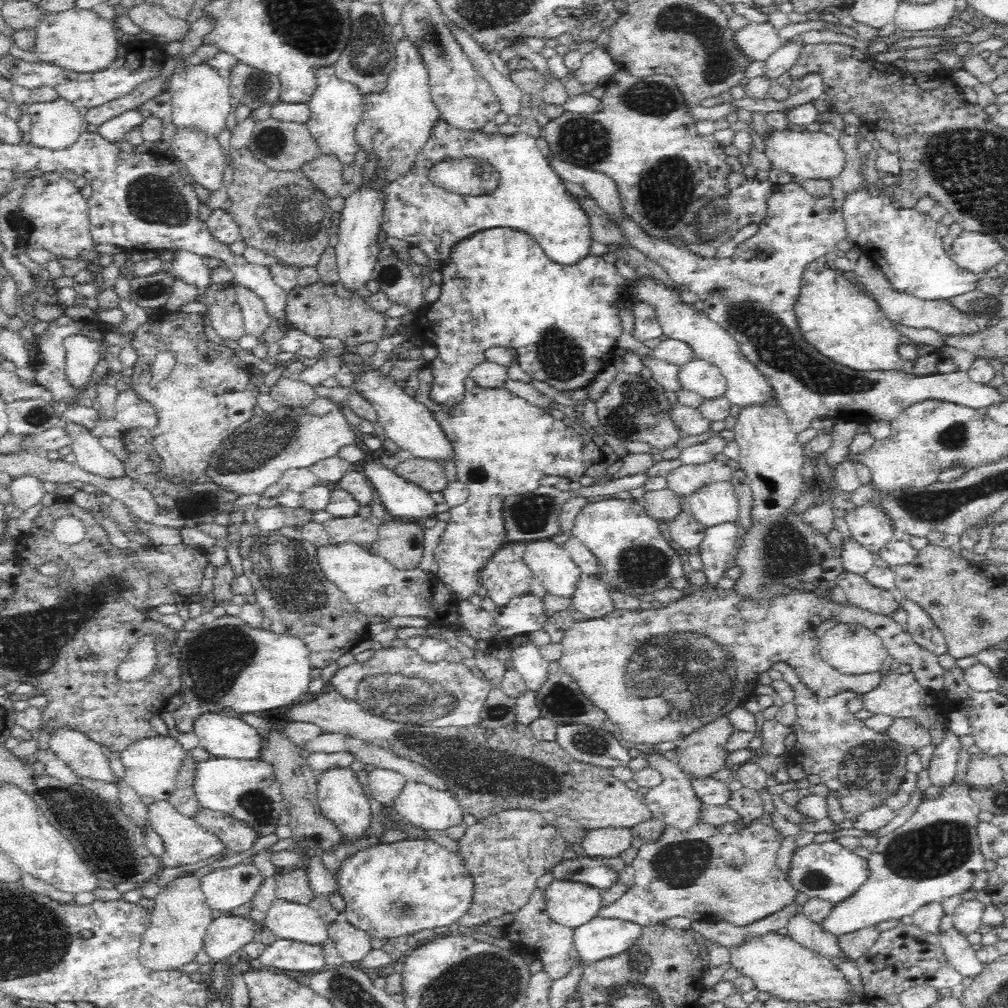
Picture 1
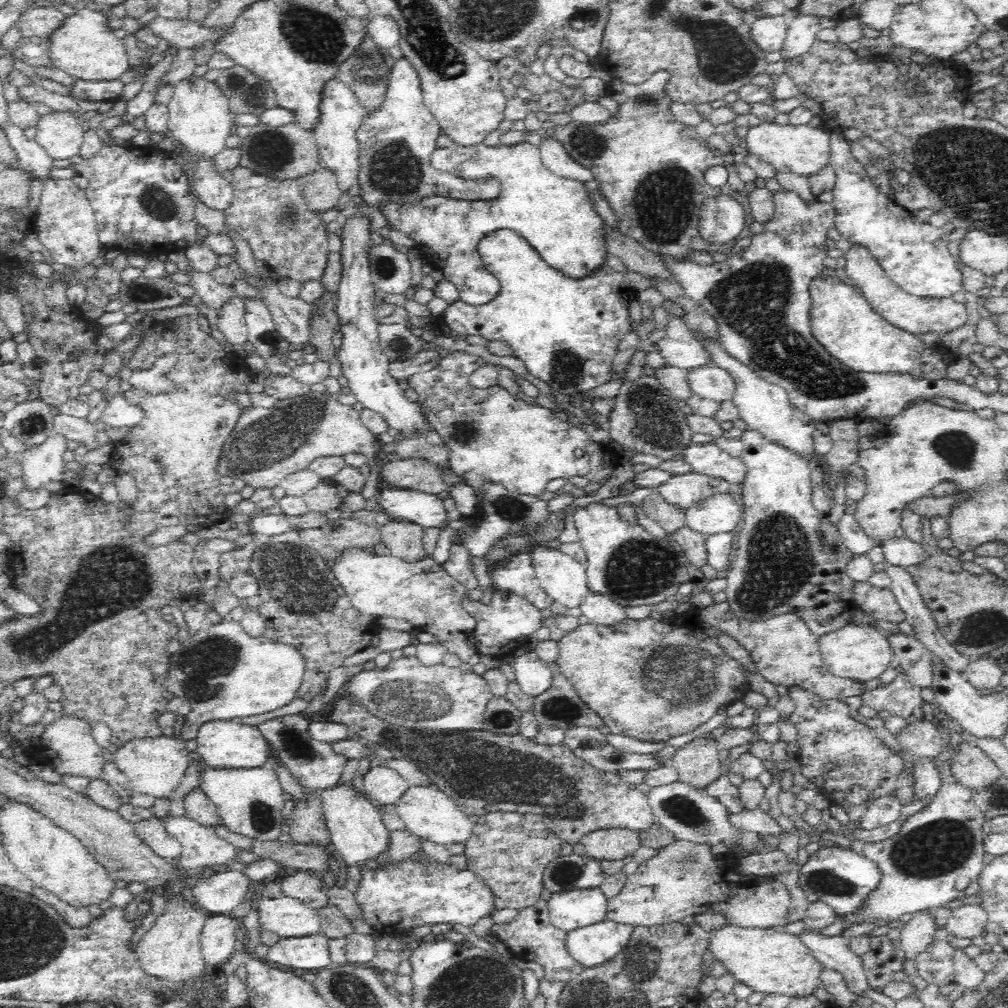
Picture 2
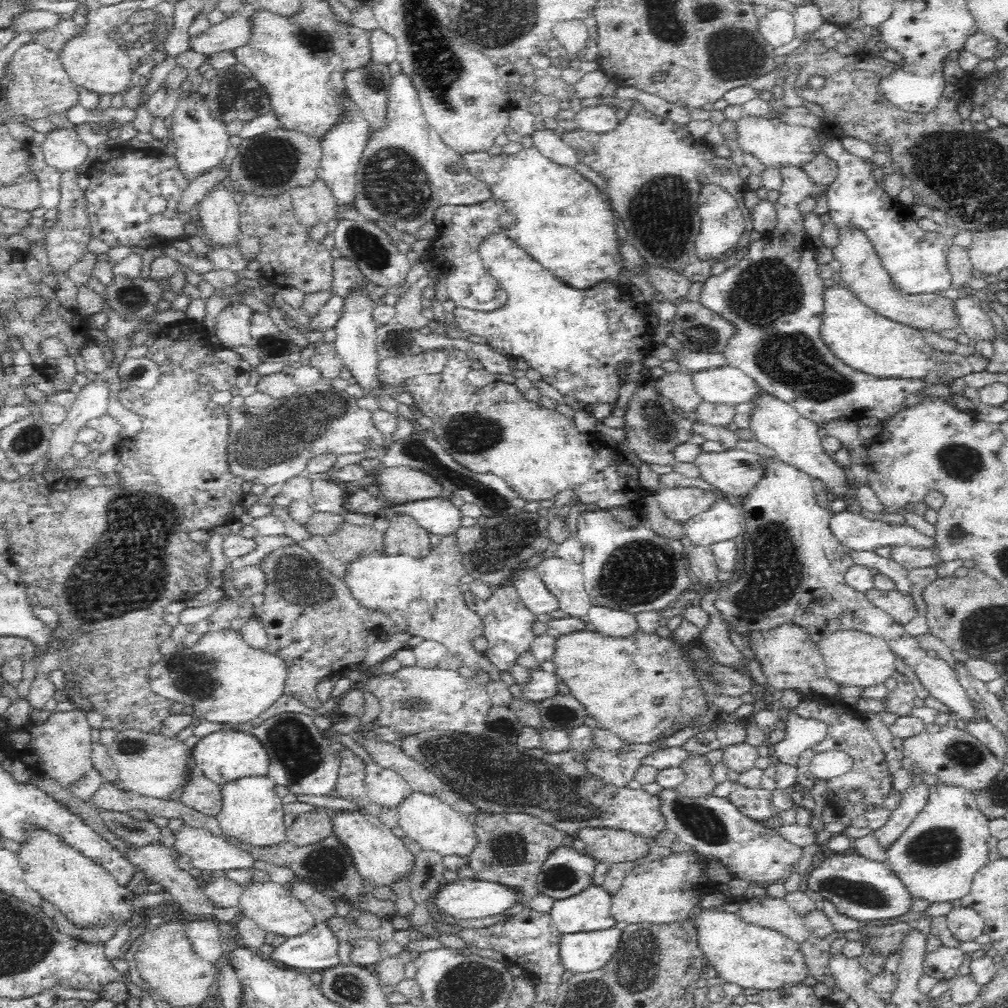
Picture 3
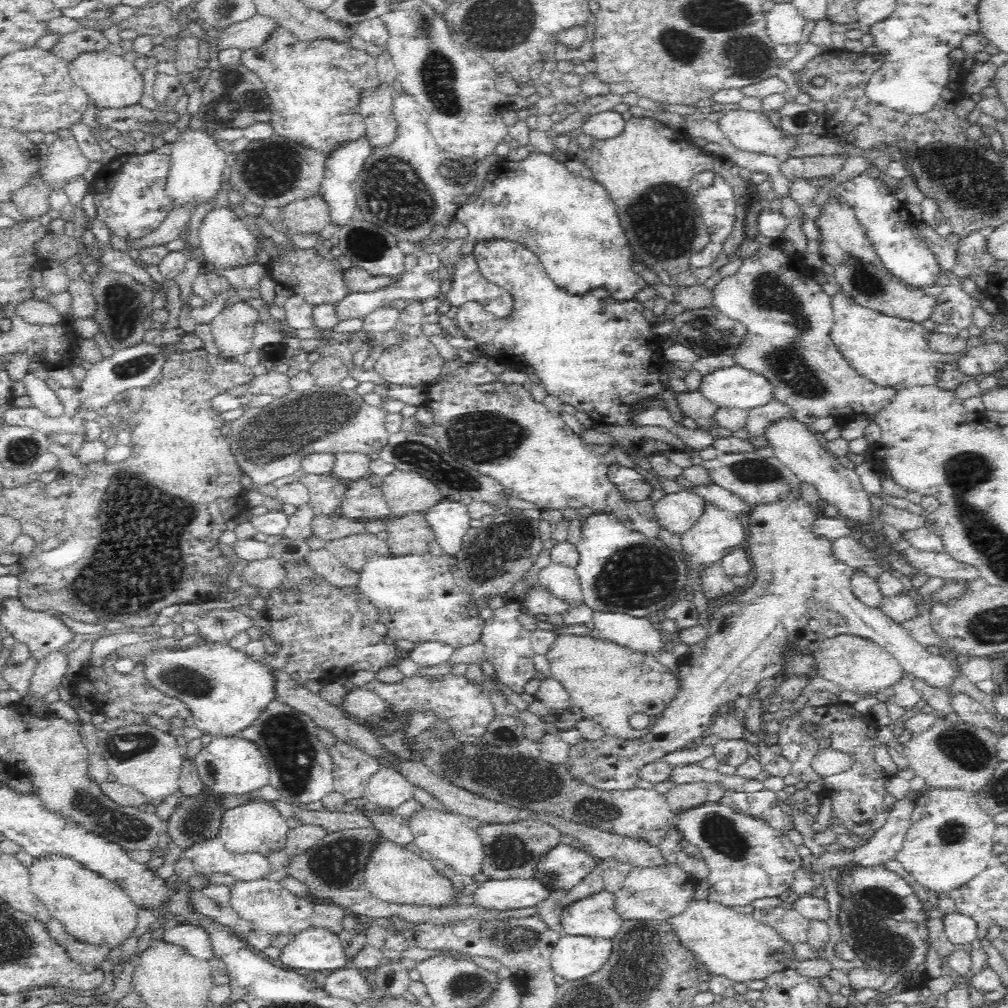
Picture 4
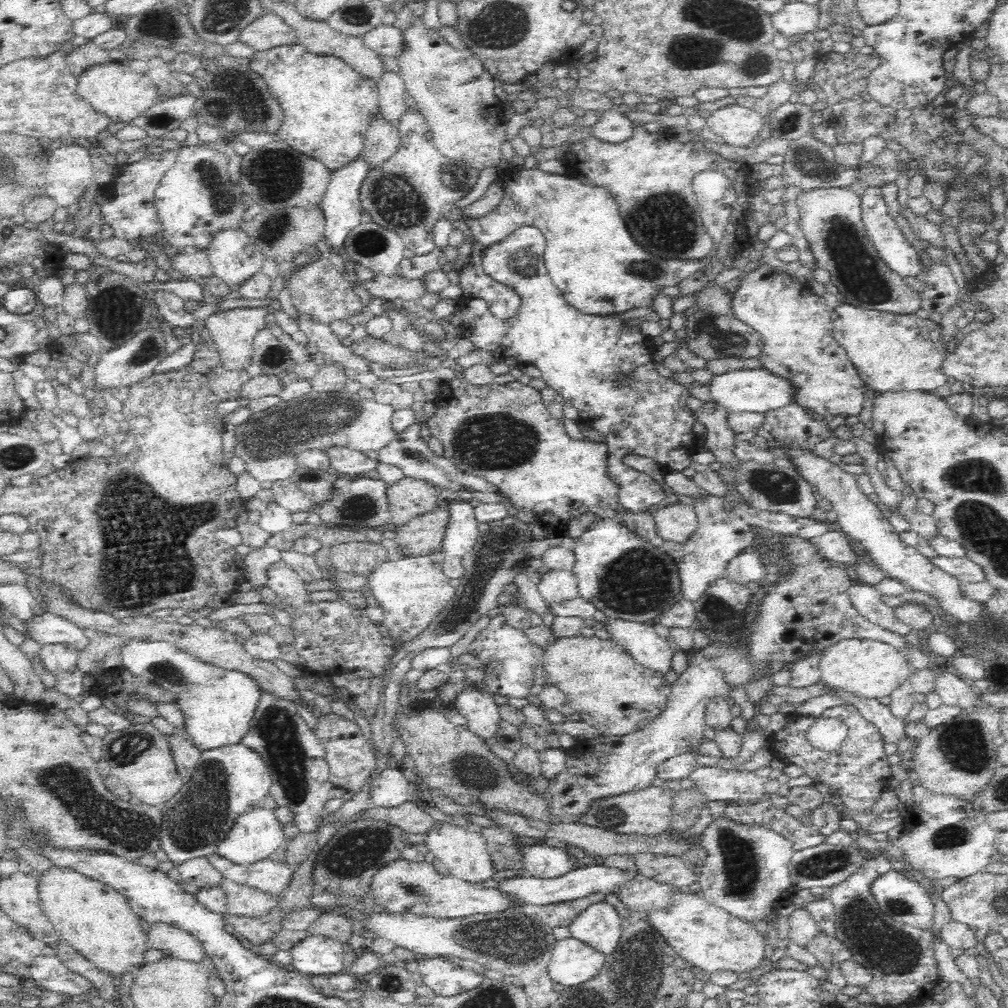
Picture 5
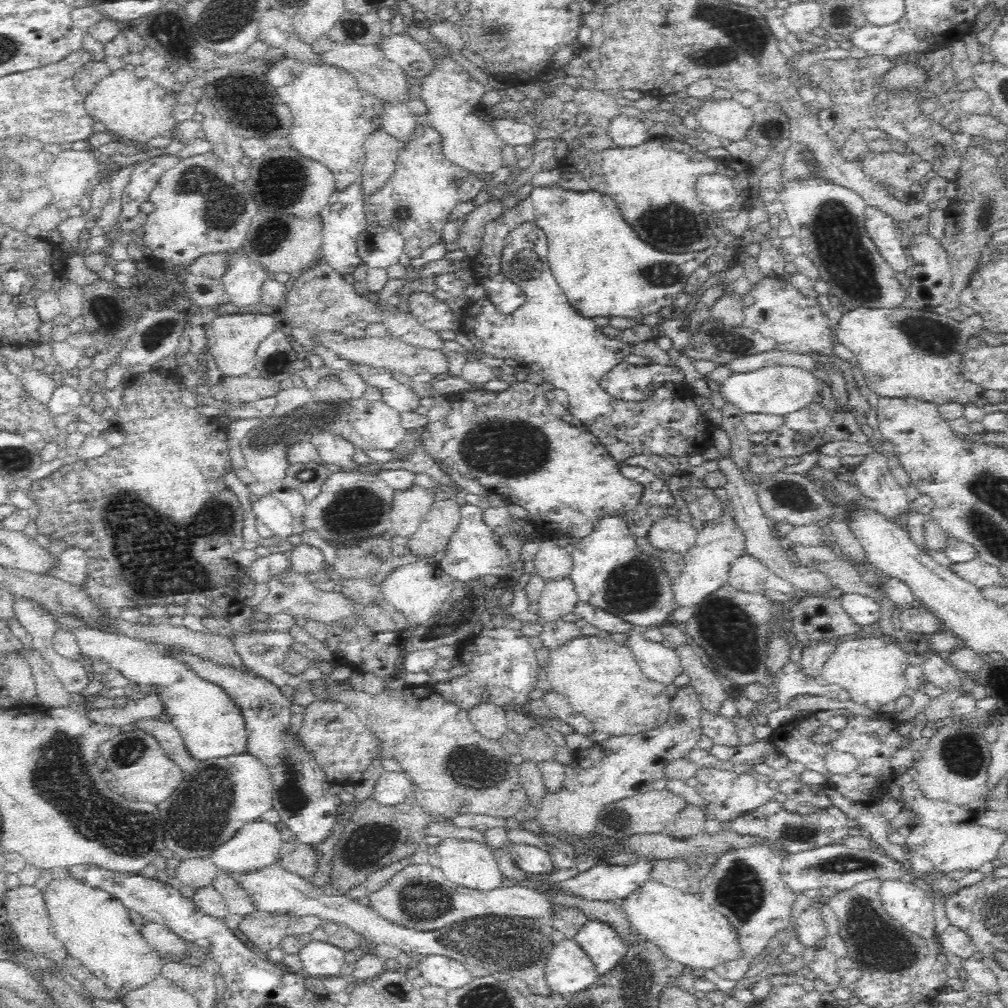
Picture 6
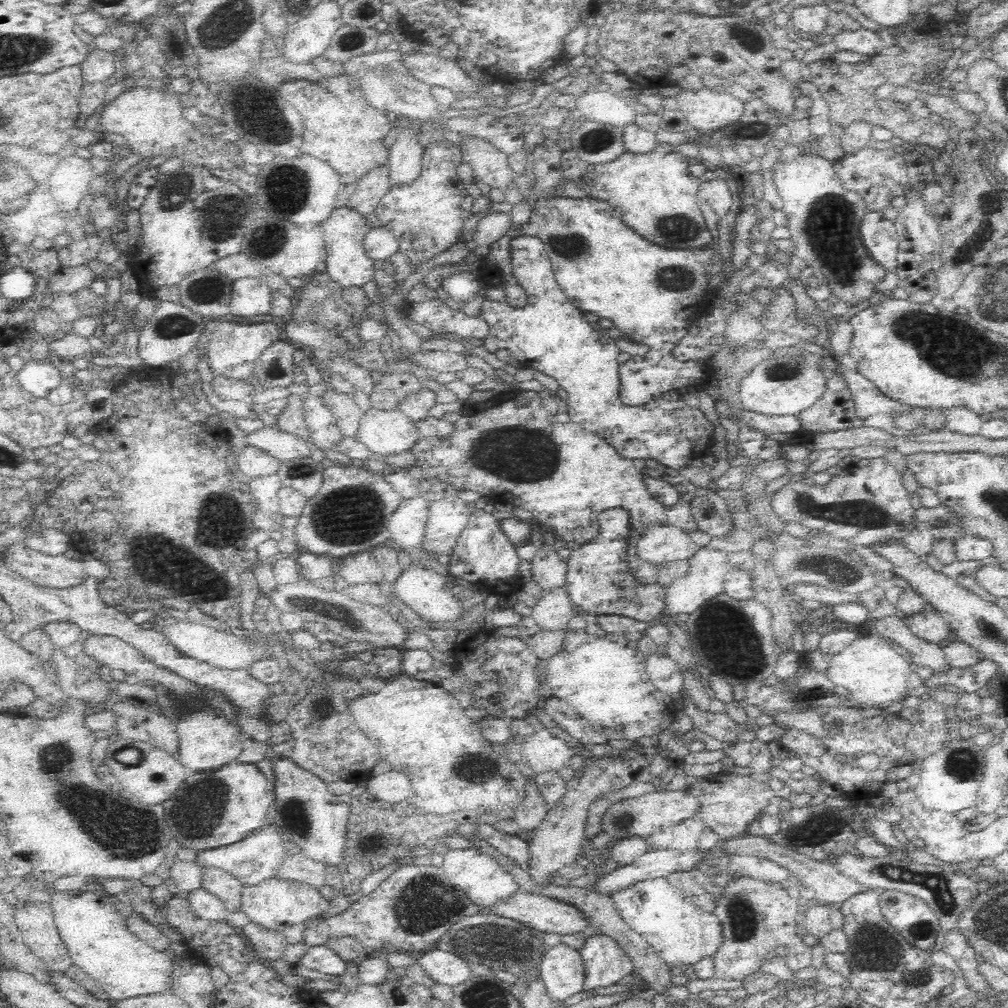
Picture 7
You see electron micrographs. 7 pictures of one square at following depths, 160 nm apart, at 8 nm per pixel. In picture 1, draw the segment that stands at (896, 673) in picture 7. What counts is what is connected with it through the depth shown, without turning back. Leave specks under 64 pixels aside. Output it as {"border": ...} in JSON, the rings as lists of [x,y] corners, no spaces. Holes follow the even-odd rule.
{"border":[[[838,623],[819,638],[819,652],[822,660],[841,674],[874,674],[882,669],[888,651],[881,637],[858,623]]]}

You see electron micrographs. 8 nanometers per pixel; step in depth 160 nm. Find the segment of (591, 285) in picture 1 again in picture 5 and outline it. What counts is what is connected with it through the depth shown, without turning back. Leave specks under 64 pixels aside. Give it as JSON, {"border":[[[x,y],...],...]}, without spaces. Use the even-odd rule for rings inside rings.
{"border":[[[522,225],[516,228],[512,234],[509,234],[506,238],[502,239],[502,242],[490,246],[488,250],[485,250],[484,258],[482,258],[482,265],[484,265],[484,271],[488,273],[488,276],[492,277],[498,282],[504,283],[506,286],[512,287],[521,296],[521,307],[518,312],[502,320],[496,318],[489,309],[487,302],[485,300],[478,299],[462,299],[458,305],[458,309],[461,315],[462,322],[460,327],[462,328],[461,334],[463,338],[466,338],[472,345],[479,350],[491,352],[495,355],[495,358],[500,361],[507,361],[509,357],[517,358],[518,362],[534,363],[534,366],[542,371],[541,378],[546,382],[547,386],[553,388],[560,396],[563,396],[566,402],[572,406],[575,406],[579,412],[580,423],[583,427],[594,428],[596,432],[602,434],[604,438],[604,444],[607,446],[607,471],[609,477],[613,479],[620,485],[620,492],[618,492],[618,500],[622,503],[625,509],[631,510],[633,513],[641,513],[647,511],[651,506],[662,504],[667,498],[666,491],[661,485],[659,485],[652,475],[637,471],[632,467],[629,467],[623,458],[628,455],[642,455],[648,458],[658,461],[662,466],[667,466],[669,469],[676,471],[686,470],[690,464],[692,464],[692,454],[696,454],[700,450],[696,442],[698,438],[698,433],[692,432],[692,426],[694,422],[698,424],[698,417],[695,416],[695,412],[688,407],[688,398],[690,398],[690,391],[683,384],[675,381],[674,377],[664,377],[661,376],[658,371],[654,368],[652,354],[658,348],[652,344],[652,338],[644,336],[640,332],[640,327],[637,323],[632,322],[631,326],[629,324],[624,324],[624,319],[618,318],[616,315],[608,316],[592,316],[591,314],[580,314],[578,309],[574,309],[570,306],[570,303],[564,298],[562,291],[554,286],[551,276],[549,275],[548,269],[545,267],[544,252],[546,248],[546,239],[544,233],[535,226]],[[620,373],[628,373],[634,377],[634,382],[630,384],[616,384],[613,380]]]}

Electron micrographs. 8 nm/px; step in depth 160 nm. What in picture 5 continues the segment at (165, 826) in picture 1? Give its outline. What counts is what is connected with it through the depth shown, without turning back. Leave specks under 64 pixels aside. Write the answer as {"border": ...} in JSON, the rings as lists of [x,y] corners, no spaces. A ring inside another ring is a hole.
{"border":[[[217,853],[207,858],[224,878],[255,888],[272,898],[281,898],[294,876],[293,866],[272,859],[262,860],[248,866],[236,866],[232,862],[225,861]]]}

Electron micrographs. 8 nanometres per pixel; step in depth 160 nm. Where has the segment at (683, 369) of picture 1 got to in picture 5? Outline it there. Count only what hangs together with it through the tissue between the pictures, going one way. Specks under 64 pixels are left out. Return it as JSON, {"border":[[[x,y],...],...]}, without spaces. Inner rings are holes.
{"border":[[[766,369],[732,370],[728,374],[714,375],[710,384],[710,398],[730,413],[756,412],[766,413],[778,410],[790,404],[796,404],[797,386],[782,375],[777,375]]]}

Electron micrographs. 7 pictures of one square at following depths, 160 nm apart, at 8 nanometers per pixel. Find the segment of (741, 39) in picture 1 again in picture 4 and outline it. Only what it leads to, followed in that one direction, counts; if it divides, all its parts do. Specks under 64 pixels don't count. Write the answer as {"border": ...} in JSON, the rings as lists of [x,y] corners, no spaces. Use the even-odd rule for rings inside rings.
{"border":[[[782,2],[774,6],[774,8],[767,13],[766,28],[772,42],[776,44],[794,44],[798,42],[802,36],[802,29],[806,26],[806,17],[800,13],[798,8],[791,2]]]}

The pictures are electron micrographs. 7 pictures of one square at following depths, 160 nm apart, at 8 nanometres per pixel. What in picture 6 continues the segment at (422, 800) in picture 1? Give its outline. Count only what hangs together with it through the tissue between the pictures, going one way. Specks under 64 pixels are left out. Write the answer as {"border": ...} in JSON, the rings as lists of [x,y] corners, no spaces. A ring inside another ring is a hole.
{"border":[[[453,838],[440,841],[436,849],[443,873],[449,881],[482,893],[496,890],[504,884],[504,873],[489,848],[477,842]]]}

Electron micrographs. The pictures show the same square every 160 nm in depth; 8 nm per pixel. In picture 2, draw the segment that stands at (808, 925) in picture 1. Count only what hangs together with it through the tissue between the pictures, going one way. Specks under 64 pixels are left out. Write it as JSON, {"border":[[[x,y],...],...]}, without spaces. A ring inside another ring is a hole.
{"border":[[[805,931],[799,936],[820,964],[842,975],[852,994],[864,996],[872,989],[863,967],[863,960],[850,950],[848,938],[843,935],[822,936],[815,931]]]}

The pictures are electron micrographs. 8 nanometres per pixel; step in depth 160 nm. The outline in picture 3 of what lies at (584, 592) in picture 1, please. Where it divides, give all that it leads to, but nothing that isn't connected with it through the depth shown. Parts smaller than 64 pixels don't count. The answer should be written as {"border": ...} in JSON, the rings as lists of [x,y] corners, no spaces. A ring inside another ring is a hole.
{"border":[[[602,606],[590,608],[589,622],[596,632],[614,638],[630,638],[641,629],[634,614]]]}

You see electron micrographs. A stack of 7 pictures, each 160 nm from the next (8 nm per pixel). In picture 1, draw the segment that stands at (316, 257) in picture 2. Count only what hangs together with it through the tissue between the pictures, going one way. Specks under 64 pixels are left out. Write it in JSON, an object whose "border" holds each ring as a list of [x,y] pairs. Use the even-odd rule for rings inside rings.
{"border":[[[242,148],[238,151],[231,151],[232,159],[234,163],[233,167],[233,179],[232,184],[228,187],[228,198],[230,198],[230,207],[227,208],[228,215],[232,218],[232,221],[238,225],[240,238],[243,239],[243,243],[248,248],[254,248],[255,251],[262,250],[266,256],[274,256],[280,264],[284,266],[289,266],[294,269],[305,269],[305,268],[315,268],[320,262],[320,258],[325,248],[328,247],[328,240],[331,233],[333,232],[332,227],[332,210],[329,206],[329,199],[324,196],[324,194],[319,193],[315,186],[308,180],[308,177],[303,173],[302,169],[295,170],[294,172],[278,172],[268,168],[263,162],[260,162],[257,158],[254,158],[248,148]]]}

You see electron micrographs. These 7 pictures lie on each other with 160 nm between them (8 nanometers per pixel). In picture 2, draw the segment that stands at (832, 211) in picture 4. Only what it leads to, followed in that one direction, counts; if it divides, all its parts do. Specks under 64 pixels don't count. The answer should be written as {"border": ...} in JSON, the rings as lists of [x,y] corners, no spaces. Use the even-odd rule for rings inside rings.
{"border":[[[852,243],[852,246],[843,253],[843,256],[846,258],[844,270],[846,270],[846,276],[852,280],[853,286],[860,289],[874,312],[880,314],[882,318],[885,318],[890,324],[897,326],[899,329],[904,329],[915,335],[933,332],[942,336],[966,324],[968,315],[966,315],[964,304],[954,301],[952,297],[918,298],[900,290],[886,276],[882,265],[878,263],[865,246]]]}

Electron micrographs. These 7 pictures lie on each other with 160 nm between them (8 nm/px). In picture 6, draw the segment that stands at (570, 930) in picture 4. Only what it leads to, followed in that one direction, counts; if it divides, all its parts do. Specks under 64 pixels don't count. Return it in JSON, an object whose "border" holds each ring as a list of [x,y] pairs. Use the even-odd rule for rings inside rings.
{"border":[[[588,920],[574,940],[593,962],[597,978],[606,977],[624,960],[628,947],[607,924]]]}

